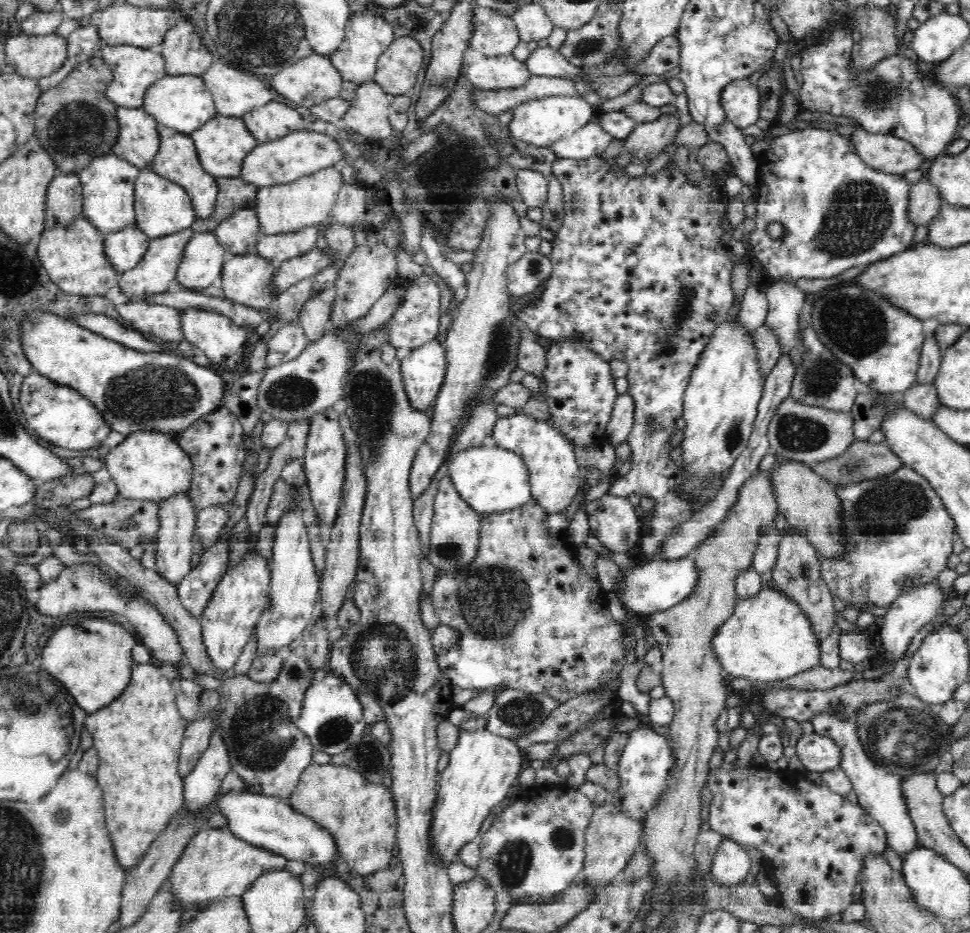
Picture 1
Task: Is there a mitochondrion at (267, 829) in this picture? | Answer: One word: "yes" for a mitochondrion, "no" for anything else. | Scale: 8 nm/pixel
no

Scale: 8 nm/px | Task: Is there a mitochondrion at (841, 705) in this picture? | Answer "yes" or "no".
yes

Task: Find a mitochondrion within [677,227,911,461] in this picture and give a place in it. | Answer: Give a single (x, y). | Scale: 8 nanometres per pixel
(854, 325)

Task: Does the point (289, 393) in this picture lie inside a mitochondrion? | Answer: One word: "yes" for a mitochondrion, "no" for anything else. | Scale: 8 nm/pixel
yes

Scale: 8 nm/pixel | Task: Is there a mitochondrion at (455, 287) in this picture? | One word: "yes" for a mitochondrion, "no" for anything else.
no

